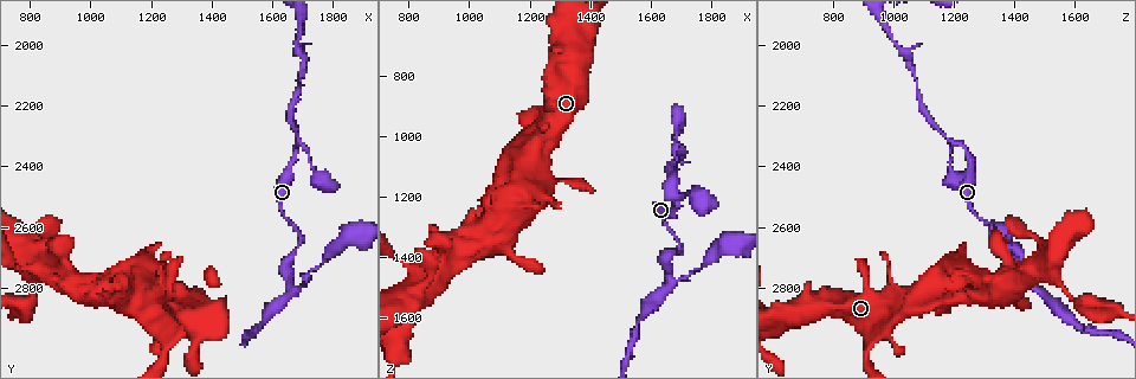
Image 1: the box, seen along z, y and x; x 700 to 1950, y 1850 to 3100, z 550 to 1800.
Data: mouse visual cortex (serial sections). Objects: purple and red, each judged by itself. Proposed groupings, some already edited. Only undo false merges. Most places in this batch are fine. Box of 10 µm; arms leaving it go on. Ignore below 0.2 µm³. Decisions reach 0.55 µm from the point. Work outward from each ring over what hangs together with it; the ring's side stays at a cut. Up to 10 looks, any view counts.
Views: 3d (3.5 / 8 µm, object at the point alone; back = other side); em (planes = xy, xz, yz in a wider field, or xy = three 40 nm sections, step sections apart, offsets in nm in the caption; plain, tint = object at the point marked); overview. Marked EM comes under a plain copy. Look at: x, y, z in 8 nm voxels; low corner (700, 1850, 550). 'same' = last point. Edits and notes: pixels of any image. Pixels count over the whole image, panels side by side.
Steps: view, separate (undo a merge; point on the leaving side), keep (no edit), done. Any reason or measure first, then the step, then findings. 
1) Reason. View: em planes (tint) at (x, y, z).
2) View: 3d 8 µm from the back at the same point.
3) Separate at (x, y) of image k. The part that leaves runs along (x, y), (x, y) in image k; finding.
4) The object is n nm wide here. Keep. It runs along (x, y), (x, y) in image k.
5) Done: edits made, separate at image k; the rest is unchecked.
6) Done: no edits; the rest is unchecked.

Abrupt turn. View: 3d 8 µm at (1360, 2910, 640).

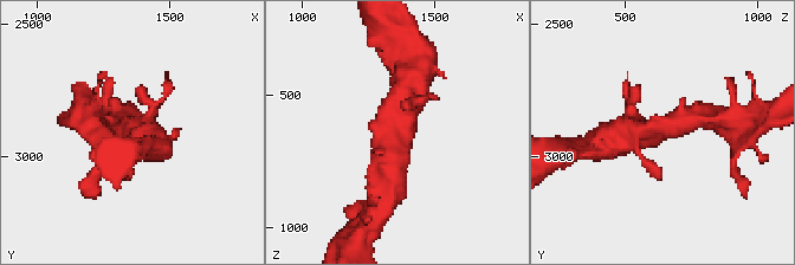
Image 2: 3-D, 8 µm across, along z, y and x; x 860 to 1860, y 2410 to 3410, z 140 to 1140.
Need the tissue. View: em xy step 3 (tint) at the same point.

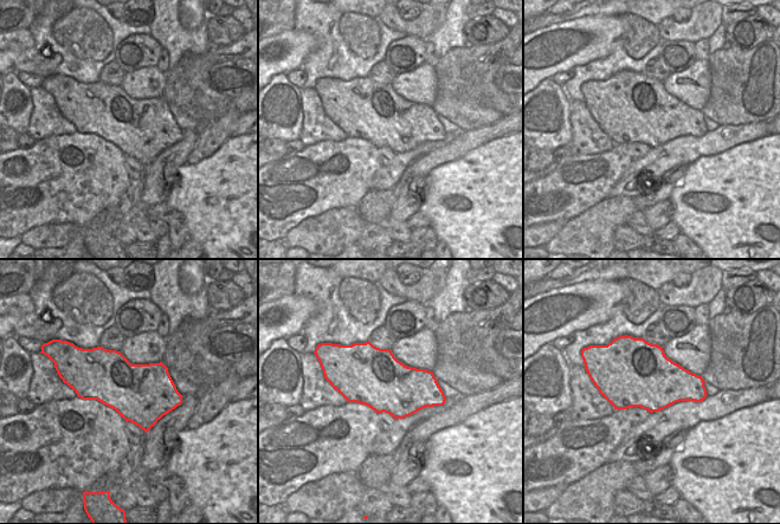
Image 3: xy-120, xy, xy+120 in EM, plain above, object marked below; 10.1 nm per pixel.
Keep. It runs along (689, 117), (642, 131), (639, 144) in image 2; all the same cell.

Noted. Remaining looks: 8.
View: 3d 3.5 µm at (1080, 2810, 1310).

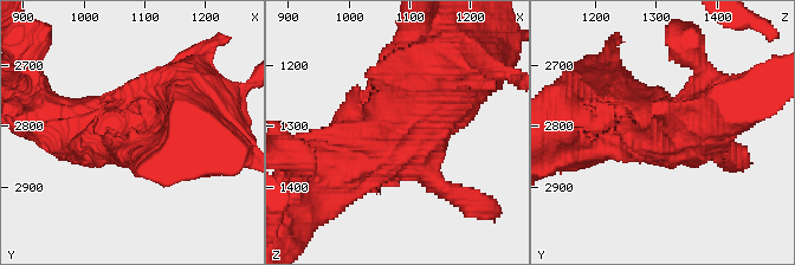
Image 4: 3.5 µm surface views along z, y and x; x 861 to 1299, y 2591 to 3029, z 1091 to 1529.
View: em xy step 3 (tint) at the same point.

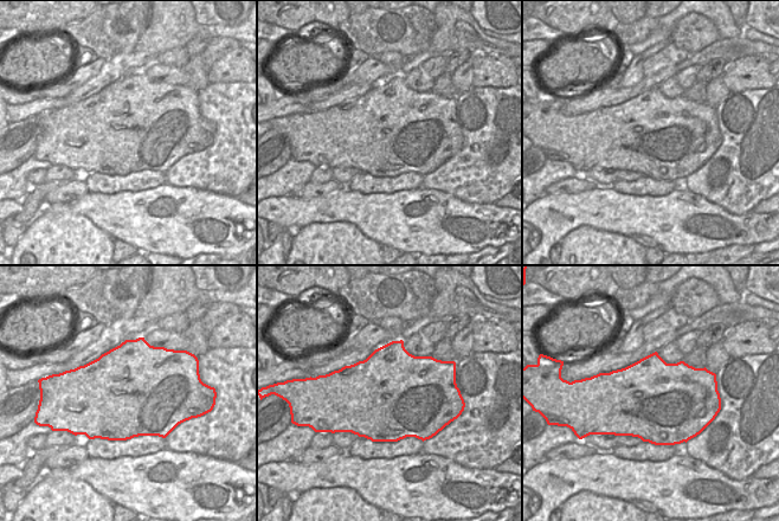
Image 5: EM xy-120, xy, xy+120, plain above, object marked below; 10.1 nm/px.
The object is 900 nm wide here. Keep. It runs along (452, 88), (415, 128), (329, 173) in image 4; all the same cell.

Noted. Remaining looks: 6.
View: 3d 3.5 µm at (1660, 2800, 1470).

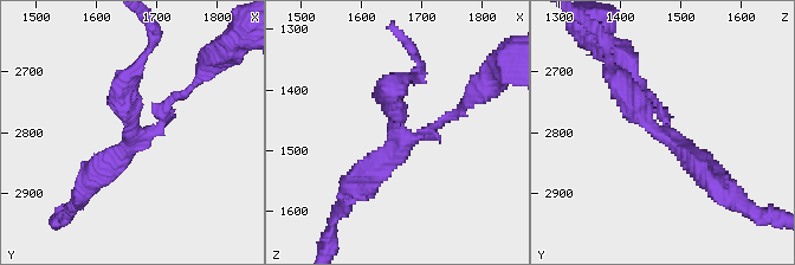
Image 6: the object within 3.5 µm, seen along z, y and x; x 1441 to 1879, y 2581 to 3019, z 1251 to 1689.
3 arms meet here; the arms are 150, 300, 350 nm wide; shape alone is not enough. View: em xy step 3 (tint) at (1660, 2800, 1470).

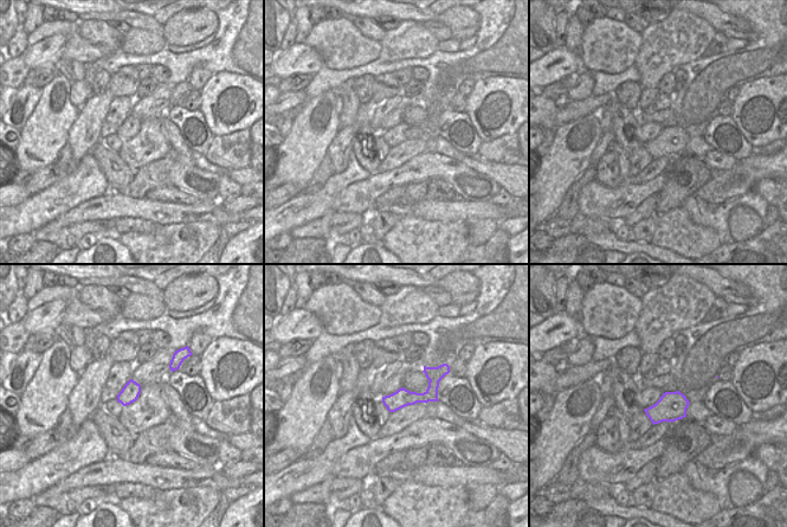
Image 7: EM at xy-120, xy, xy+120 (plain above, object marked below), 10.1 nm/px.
Keep. It runs along (395, 85), (399, 134), (428, 136), (453, 112) in image 6; one cell here.

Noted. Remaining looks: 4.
Sharp bend. View: 3d 3.5 µm at (820, 2770, 1530).

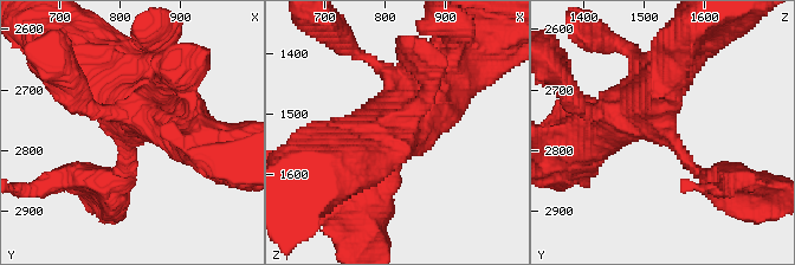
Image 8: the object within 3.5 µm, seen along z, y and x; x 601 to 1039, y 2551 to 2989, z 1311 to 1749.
View: em planes (tint) at (820, 2765, 1530).

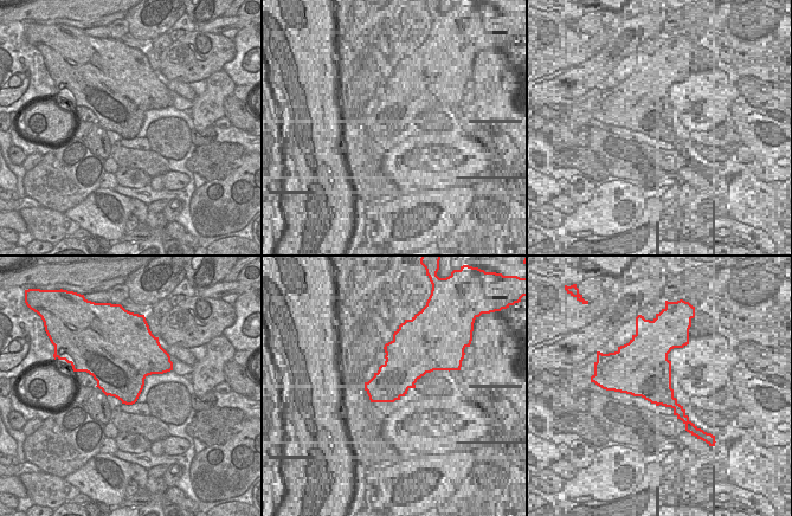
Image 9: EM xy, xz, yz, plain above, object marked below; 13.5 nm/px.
Keep. It runs along (453, 60), (395, 122), (392, 167) in image 8; all the same cell.

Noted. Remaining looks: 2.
Done: no edits; the rest is unchecked.

